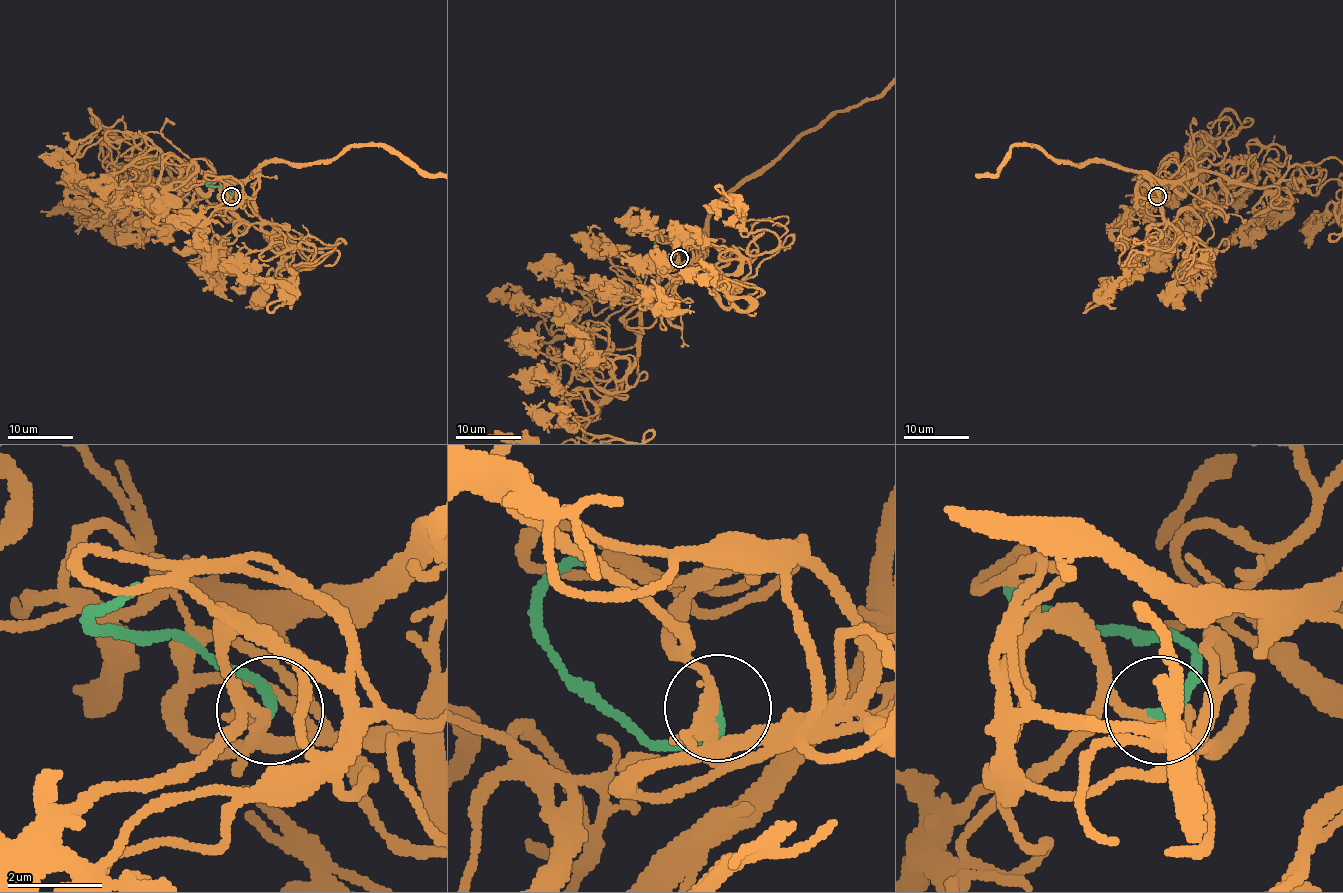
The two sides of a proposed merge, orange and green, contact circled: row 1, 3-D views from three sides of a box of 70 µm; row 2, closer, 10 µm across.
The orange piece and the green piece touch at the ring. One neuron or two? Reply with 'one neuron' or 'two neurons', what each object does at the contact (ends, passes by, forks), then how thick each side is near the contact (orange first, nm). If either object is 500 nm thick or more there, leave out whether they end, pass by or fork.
one neuron; orange forks; green ends; calibres 150 and 240 nm

